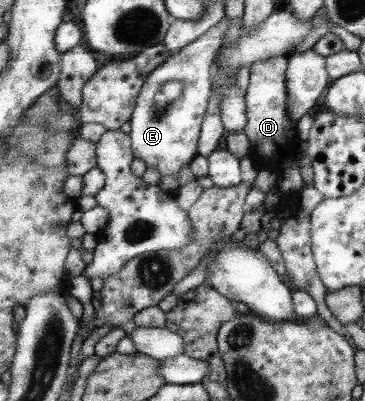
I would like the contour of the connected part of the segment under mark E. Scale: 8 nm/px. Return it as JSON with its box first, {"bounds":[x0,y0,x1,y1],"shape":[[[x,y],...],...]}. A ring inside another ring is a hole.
{"bounds":[129,16,228,177],"shape":[[[225,16],[206,32],[192,39],[186,46],[172,49],[164,63],[158,65],[141,86],[141,92],[137,96],[137,104],[134,105],[133,113],[129,118],[129,138],[132,140],[134,158],[144,163],[146,169],[156,171],[159,177],[176,175],[180,168],[189,164],[197,156],[197,141],[201,129],[201,122],[205,115],[207,100],[211,97],[213,88],[214,67],[213,64],[219,49],[222,47],[220,40],[223,32],[228,28],[228,19]],[[166,82],[180,82],[182,91],[179,97],[168,101],[160,92],[162,84]]]}

